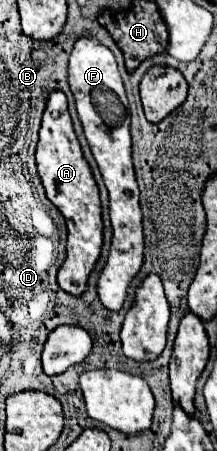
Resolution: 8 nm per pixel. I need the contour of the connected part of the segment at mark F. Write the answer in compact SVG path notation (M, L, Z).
M80 38L74 44L68 64L68 82L76 98L78 118L84 126L90 150L102 172L104 184L110 192L110 220L112 220L112 248L108 262L98 280L100 302L108 310L120 310L132 278L144 264L144 234L140 212L140 190L132 164L132 140L130 140L130 114L124 84L114 60L114 54L92 38Z

